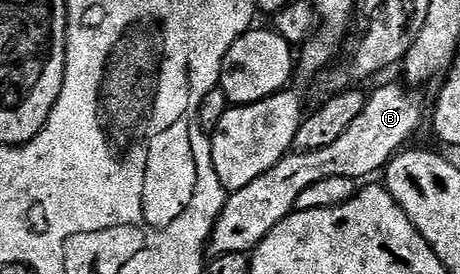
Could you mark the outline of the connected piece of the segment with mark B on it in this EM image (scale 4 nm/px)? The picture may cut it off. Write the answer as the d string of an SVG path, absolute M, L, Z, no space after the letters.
M379 86L370 91L365 112L361 112L361 116L357 116L357 120L353 120L353 124L349 124L349 128L337 136L337 141L329 144L329 148L286 154L280 162L273 164L273 168L269 168L269 172L265 172L265 176L257 176L253 184L230 191L211 234L210 253L250 255L259 247L261 240L281 224L281 220L293 213L297 196L301 196L309 184L318 184L328 176L362 180L378 170L380 173L410 143L407 141L419 126L419 106L414 96L403 94L404 87L399 86Z

